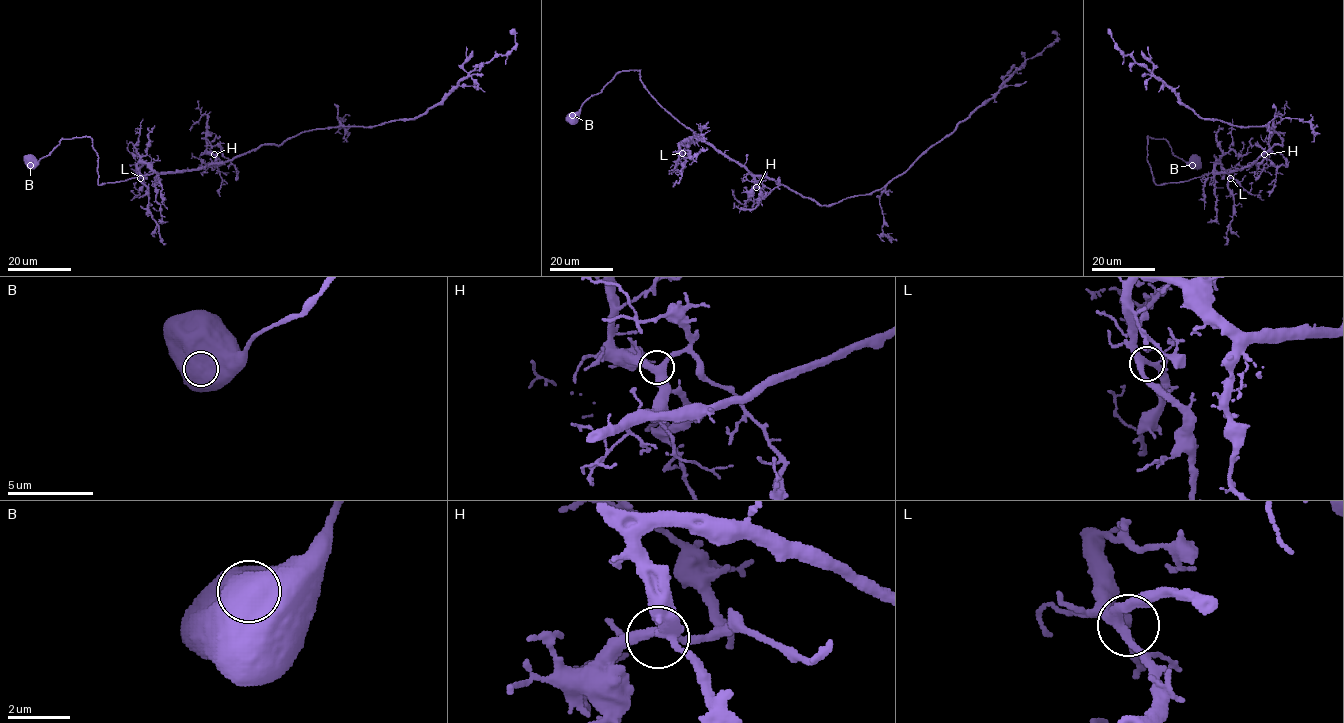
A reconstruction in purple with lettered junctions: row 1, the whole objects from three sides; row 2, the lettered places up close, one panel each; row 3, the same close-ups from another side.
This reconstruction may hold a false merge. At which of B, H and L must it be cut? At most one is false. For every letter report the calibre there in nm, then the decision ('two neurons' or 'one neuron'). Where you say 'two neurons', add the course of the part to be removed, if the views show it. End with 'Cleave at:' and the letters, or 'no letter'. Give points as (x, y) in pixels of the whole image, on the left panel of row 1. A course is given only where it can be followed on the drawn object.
B: calibre 1250 nm; one neuron
H: calibre 360 nm; one neuron
L: calibre 320 nm; one neuron
Cleave at: no letter

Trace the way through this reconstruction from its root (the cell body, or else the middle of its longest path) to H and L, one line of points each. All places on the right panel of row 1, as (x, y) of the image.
H: (1196, 161), (1183, 161), (1165, 139), (1147, 136), (1146, 161), (1156, 184), (1241, 170), (1259, 163), (1264, 154)
L: (1196, 161), (1183, 161), (1165, 139), (1147, 136), (1146, 161), (1156, 184), (1207, 175), (1218, 162), (1230, 178)

